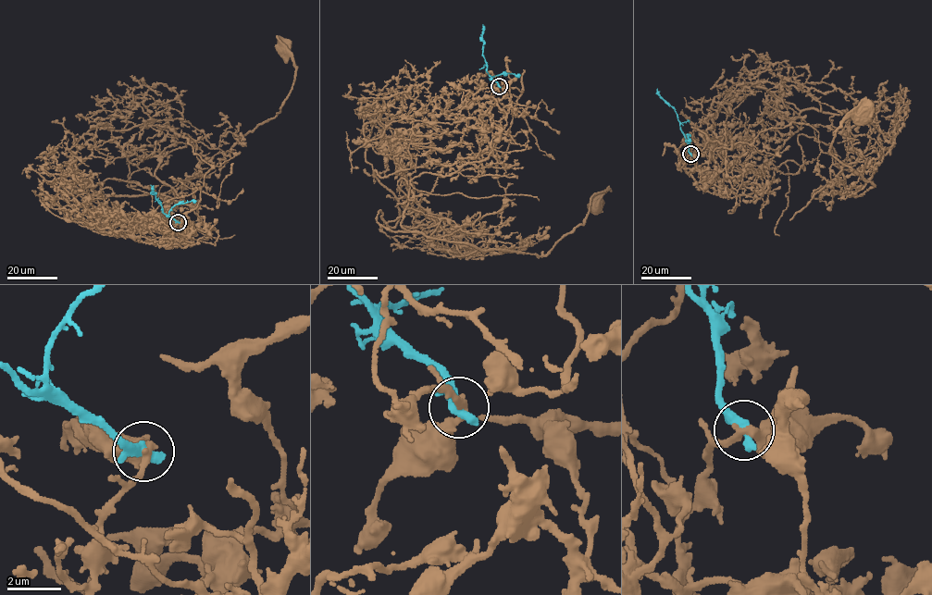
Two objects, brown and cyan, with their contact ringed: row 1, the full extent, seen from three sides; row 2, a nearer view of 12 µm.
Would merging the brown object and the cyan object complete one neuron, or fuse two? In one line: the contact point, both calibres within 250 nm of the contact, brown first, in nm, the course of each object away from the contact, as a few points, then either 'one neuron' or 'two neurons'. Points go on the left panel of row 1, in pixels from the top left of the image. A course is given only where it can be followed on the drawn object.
(178, 222) | 320/500 nm | brown via (178, 222), (181, 240), (162, 241), (91, 189), (170, 193), (215, 167), (279, 111), (284, 48) | cyan via (178, 222), (164, 213), (151, 185) | two neurons

